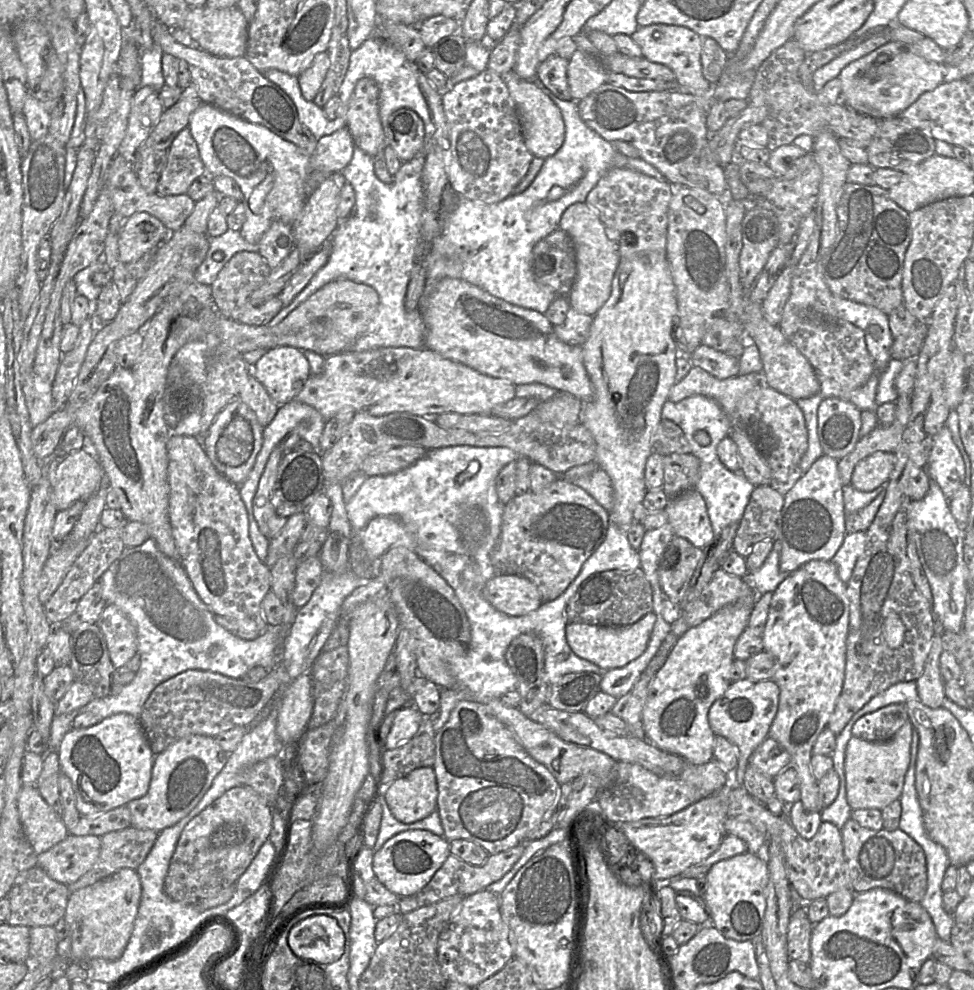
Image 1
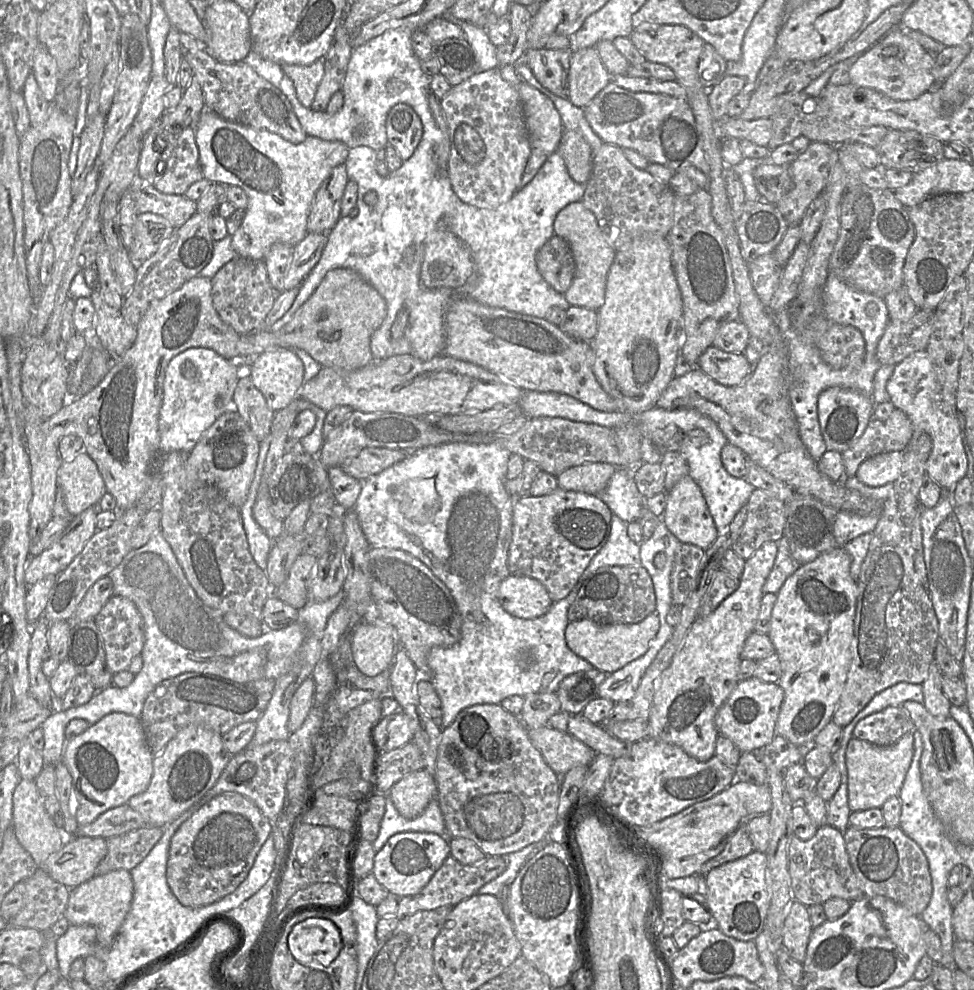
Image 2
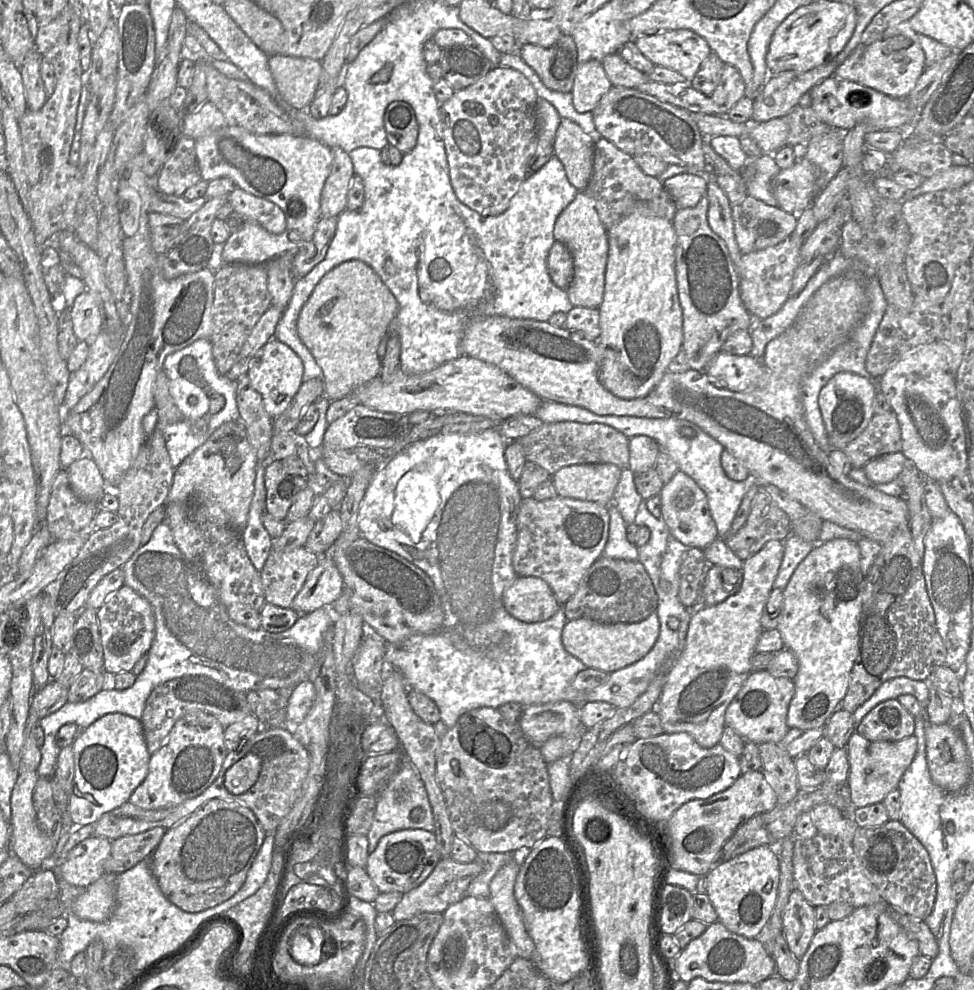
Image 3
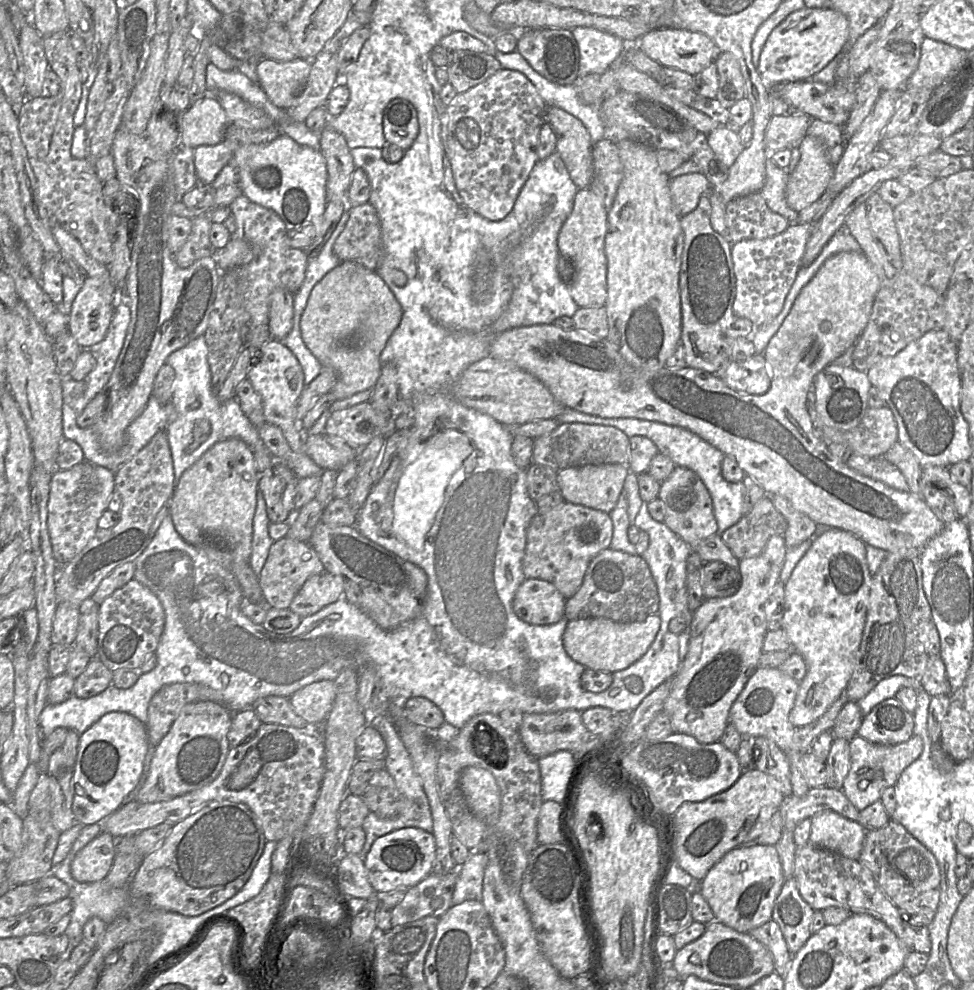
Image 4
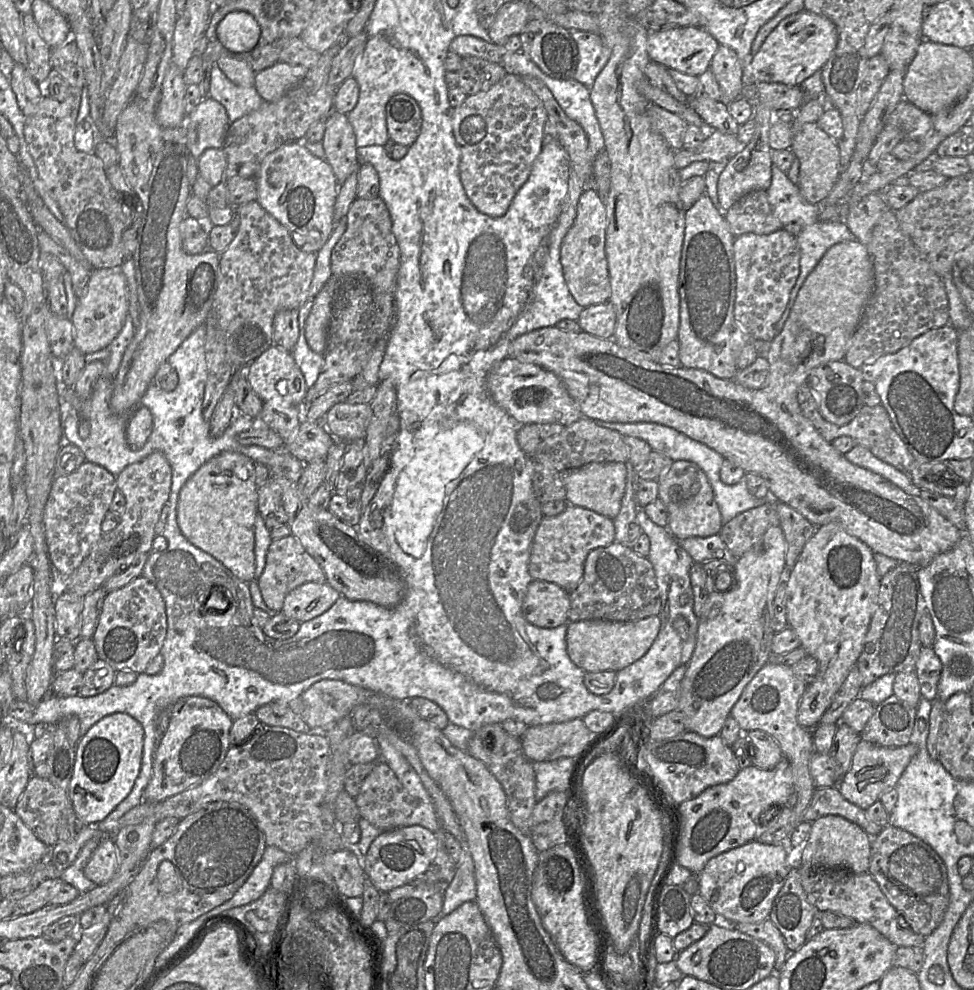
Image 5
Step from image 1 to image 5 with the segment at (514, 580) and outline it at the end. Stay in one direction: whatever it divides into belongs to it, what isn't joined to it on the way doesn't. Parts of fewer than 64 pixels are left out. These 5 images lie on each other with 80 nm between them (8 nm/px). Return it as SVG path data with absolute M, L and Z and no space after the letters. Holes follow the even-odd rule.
M532 580L528 585L522 614L531 624L541 628L556 628L569 622L570 593L557 584Z

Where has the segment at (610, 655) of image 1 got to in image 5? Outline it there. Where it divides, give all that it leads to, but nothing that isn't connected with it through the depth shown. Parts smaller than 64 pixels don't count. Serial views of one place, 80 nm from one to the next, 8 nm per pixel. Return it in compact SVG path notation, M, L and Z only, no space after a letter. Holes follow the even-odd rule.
M658 615L630 622L583 620L567 623L566 646L571 661L587 672L618 672L636 662L650 649L661 626Z

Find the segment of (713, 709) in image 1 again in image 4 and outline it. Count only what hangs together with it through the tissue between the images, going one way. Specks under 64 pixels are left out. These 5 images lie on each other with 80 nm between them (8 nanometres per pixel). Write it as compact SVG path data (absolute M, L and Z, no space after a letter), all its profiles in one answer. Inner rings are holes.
M758 668L748 679L729 711L729 722L746 738L766 737L785 753L790 764L790 780L792 795L802 797L810 787L805 778L802 761L803 751L800 751L793 740L795 727L789 721L799 689L799 682L781 672L778 668Z

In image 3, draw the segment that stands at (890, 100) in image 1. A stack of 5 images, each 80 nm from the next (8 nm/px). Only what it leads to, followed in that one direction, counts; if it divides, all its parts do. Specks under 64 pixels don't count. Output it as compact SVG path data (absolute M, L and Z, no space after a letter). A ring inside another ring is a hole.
M908 21L887 28L864 53L858 83L894 99L905 99L926 68L918 34Z

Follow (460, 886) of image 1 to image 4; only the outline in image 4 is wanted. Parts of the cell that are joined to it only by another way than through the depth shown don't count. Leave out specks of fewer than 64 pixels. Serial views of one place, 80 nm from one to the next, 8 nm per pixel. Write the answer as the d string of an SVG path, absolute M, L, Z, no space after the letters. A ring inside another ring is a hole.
M457 865L444 875L429 874L409 888L403 900L391 909L391 925L399 926L426 916L440 918L452 907L452 895L458 878Z

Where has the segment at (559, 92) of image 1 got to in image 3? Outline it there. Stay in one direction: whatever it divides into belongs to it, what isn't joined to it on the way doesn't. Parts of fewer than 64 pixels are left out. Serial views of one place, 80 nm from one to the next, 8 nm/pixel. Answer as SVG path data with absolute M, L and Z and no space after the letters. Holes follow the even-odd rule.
M562 34L557 42L548 48L535 44L520 44L518 53L523 61L539 76L542 83L550 90L571 92L577 71L577 48L571 35Z

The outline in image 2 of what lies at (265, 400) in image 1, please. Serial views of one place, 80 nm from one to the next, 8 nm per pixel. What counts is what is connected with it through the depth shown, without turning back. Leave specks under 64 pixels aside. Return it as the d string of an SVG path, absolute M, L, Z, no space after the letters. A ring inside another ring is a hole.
M248 369L238 379L233 400L238 413L261 443L270 435L275 412L269 408L266 398L253 384Z

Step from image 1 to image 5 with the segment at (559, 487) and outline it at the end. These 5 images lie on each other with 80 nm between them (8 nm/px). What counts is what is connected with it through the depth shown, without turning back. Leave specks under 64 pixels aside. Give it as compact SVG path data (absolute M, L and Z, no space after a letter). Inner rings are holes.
M567 504L566 509L554 517L544 516L533 539L528 571L533 580L557 584L572 592L580 583L587 555L594 549L615 542L613 520L587 508Z

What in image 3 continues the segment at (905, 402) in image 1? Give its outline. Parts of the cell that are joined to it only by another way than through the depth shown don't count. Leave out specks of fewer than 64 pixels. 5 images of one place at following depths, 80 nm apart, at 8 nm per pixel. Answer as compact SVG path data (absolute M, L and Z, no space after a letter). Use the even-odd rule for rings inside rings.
M893 410L874 414L866 428L843 451L852 468L862 468L869 460L901 451L901 429Z

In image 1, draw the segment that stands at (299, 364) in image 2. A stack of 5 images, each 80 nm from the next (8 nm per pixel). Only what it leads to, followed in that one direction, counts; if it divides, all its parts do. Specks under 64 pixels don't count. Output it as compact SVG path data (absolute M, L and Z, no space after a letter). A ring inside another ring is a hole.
M291 346L268 349L253 365L252 375L278 405L294 400L310 374L304 352Z

